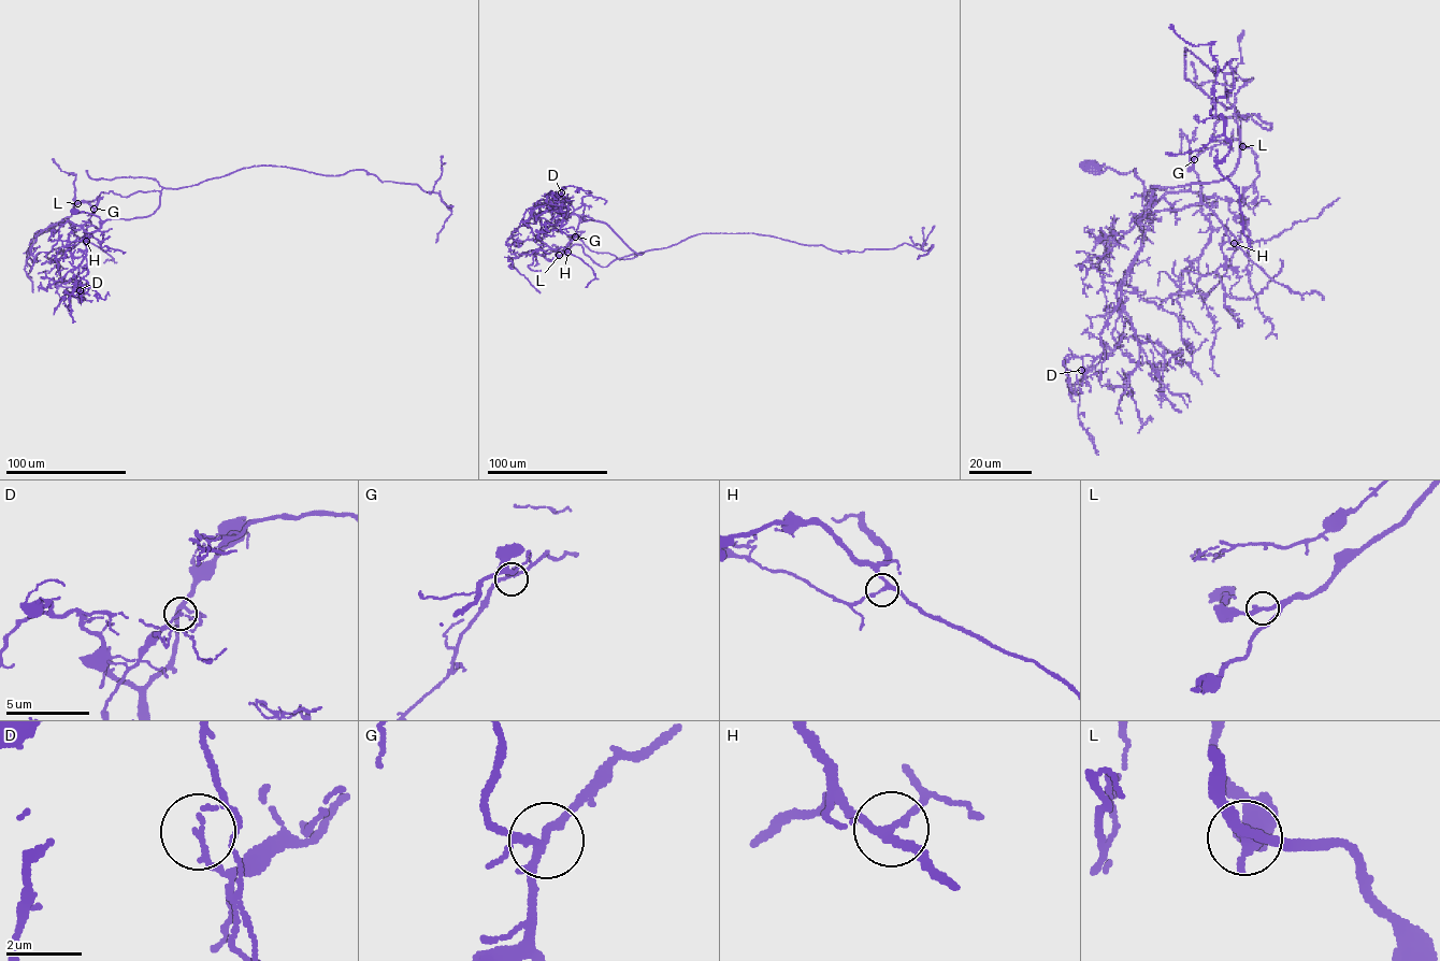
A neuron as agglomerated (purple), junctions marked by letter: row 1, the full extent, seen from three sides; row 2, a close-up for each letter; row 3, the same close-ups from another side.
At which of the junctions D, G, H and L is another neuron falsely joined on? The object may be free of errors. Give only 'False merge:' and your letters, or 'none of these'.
False merge: D

